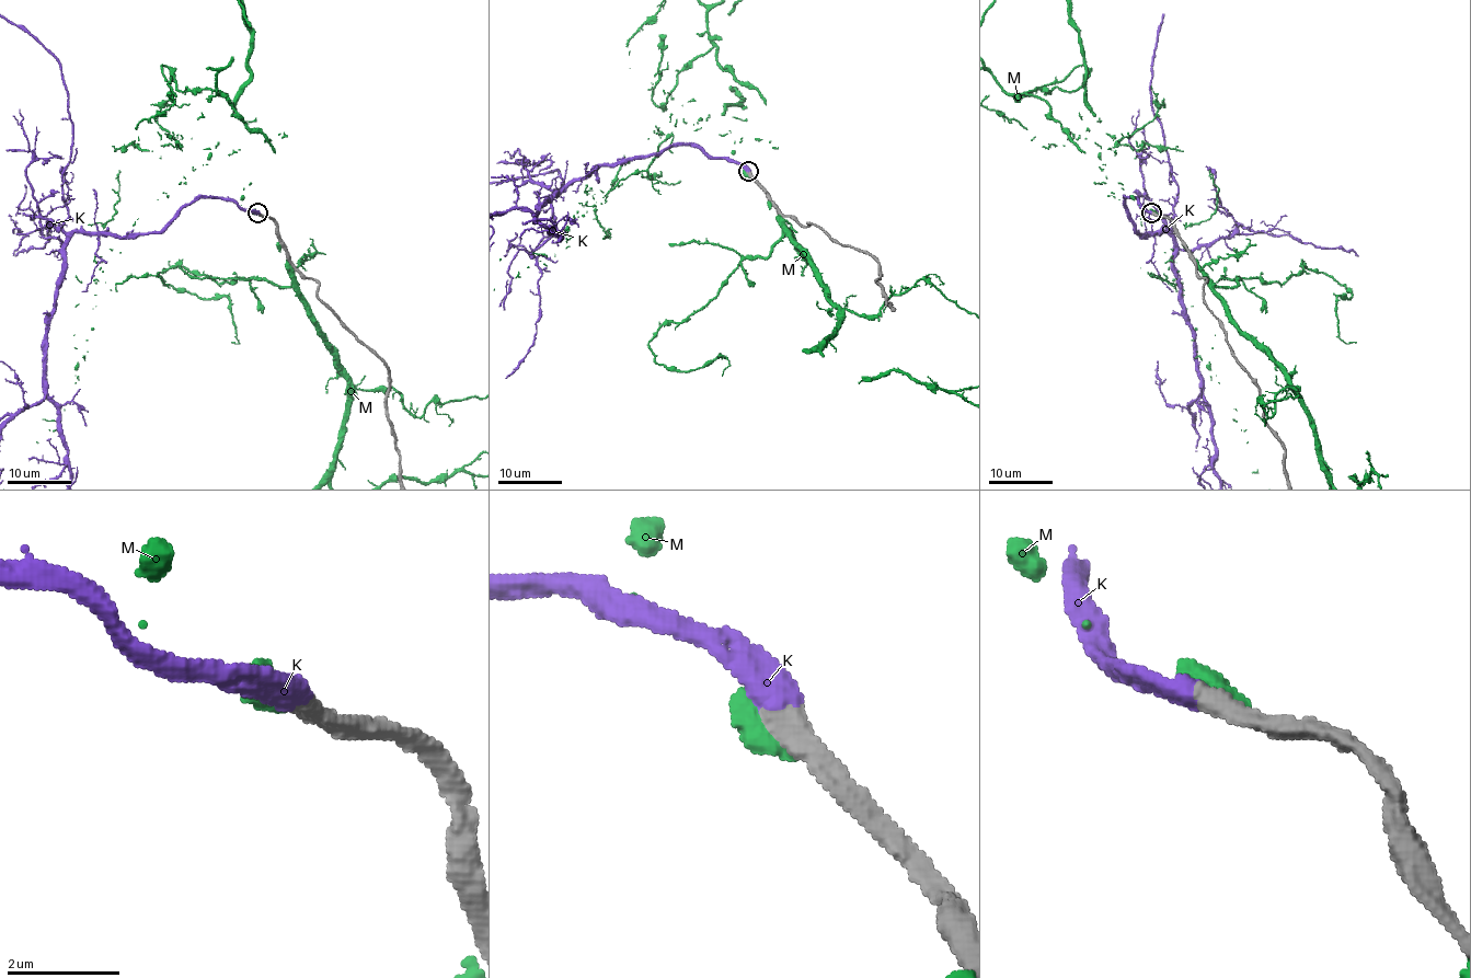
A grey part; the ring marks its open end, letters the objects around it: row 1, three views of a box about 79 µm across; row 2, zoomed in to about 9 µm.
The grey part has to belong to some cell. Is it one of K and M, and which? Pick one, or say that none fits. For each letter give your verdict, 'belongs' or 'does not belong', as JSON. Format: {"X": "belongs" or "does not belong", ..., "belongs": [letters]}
{"K": "belongs", "M": "does not belong", "belongs": ["K"]}

